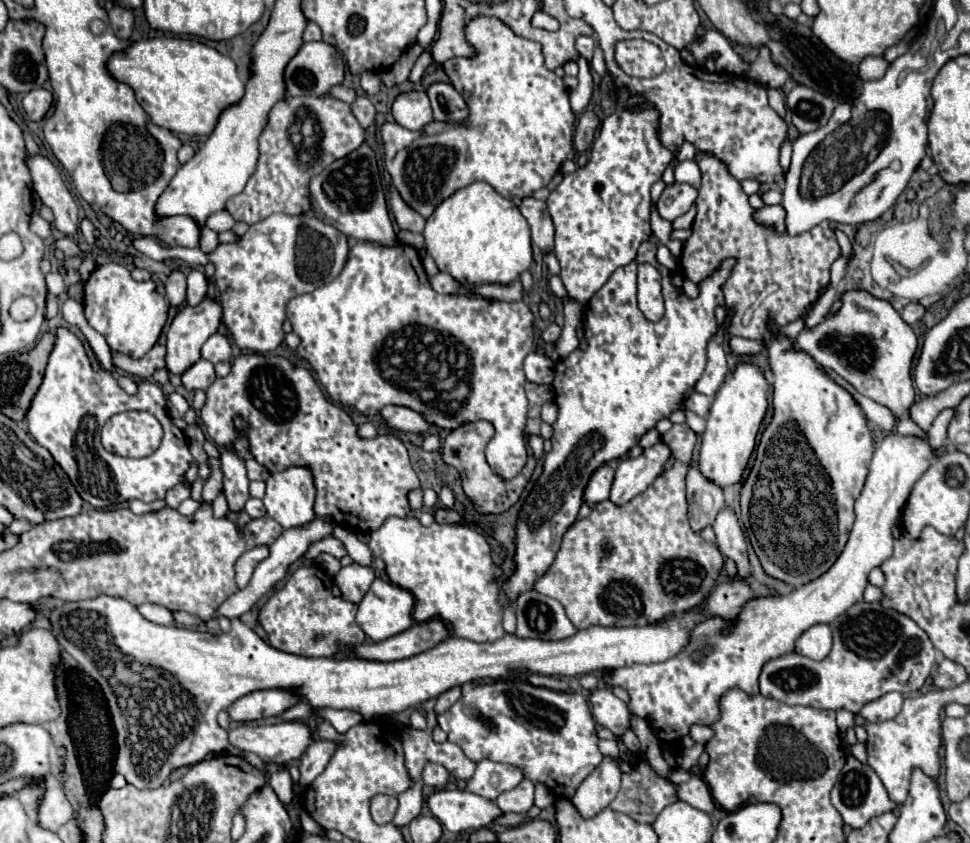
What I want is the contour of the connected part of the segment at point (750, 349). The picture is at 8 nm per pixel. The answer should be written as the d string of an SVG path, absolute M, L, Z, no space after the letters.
M732 336L728 346L734 354L758 354L758 352L762 352L762 348L766 348L766 342L764 340L746 340L746 338Z

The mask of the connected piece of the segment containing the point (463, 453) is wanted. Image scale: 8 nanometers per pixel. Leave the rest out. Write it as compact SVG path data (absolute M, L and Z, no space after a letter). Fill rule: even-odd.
M472 422L472 424L460 426L458 430L452 430L452 432L448 434L448 438L444 440L444 446L442 446L442 456L444 456L444 460L446 460L450 466L454 466L454 468L460 472L460 476L462 476L464 496L474 504L476 512L480 512L480 514L502 514L502 512L506 512L514 502L518 502L518 498L520 498L520 494L522 494L526 482L530 480L530 476L532 476L532 472L534 472L534 466L536 466L536 458L534 458L534 456L528 456L526 466L518 472L516 478L512 478L512 480L508 480L508 482L502 480L502 478L498 478L498 476L490 470L490 466L488 466L488 462L486 462L486 458L484 458L484 448L486 448L488 440L492 438L492 434L494 434L494 428L492 428L490 422Z

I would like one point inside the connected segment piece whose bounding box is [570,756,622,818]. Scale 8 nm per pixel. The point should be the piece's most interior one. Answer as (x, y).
(594, 794)

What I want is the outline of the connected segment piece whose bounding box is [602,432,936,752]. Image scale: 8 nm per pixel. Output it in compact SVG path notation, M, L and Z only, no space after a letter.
M896 432L886 436L874 452L864 490L856 500L856 520L848 542L826 574L786 596L758 596L736 616L736 624L728 624L728 620L720 616L708 616L692 628L688 644L670 660L604 670L604 684L612 688L620 686L628 692L630 714L650 722L650 730L660 740L662 750L676 748L676 752L682 752L682 738L690 734L694 724L712 726L720 718L720 696L724 696L724 692L740 688L748 692L748 696L760 694L760 668L768 660L792 654L794 642L804 630L814 624L830 624L852 604L862 600L870 570L892 556L894 538L890 526L898 522L910 488L934 458L926 440L900 436Z

